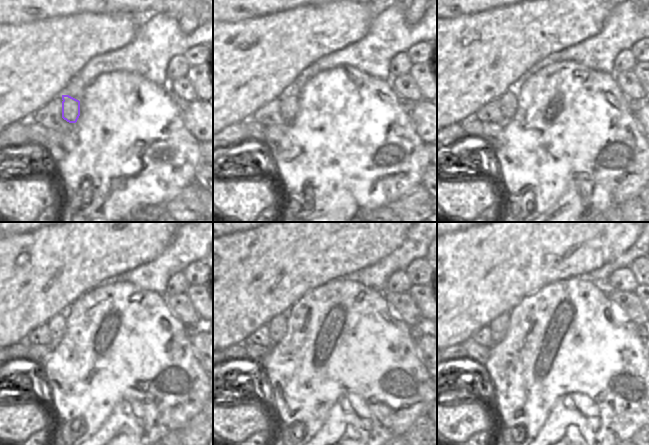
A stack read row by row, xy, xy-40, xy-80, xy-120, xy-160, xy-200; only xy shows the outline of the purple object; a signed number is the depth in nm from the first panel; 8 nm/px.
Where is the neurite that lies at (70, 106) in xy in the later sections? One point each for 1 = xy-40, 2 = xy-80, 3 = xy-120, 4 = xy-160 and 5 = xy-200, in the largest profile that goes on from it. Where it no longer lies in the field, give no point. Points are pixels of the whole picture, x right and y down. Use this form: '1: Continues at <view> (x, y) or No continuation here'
1: Continues at xy-40 (289, 100)
2: Continues at xy-80 (509, 101)
3: Continues at xy-120 (57, 325)
4: Continues at xy-160 (278, 325)
5: Continues at xy-200 (498, 327).

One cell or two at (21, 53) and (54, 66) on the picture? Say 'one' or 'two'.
one

